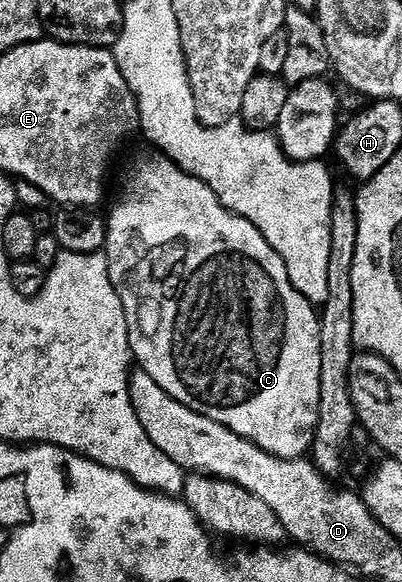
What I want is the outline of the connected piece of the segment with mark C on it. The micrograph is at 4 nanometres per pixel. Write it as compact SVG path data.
M164 155L145 157L133 169L133 174L125 181L125 194L121 202L107 217L105 230L104 255L109 261L111 283L123 303L123 311L127 315L129 328L129 348L134 362L167 391L171 399L183 403L191 411L204 417L215 419L223 427L235 431L243 439L255 443L263 451L281 457L285 461L296 461L304 458L313 448L315 430L319 419L319 371L321 370L321 352L319 351L319 327L321 318L318 310L306 297L298 291L287 275L287 267L283 259L263 239L263 235L250 221L231 212L199 179L183 170Z

